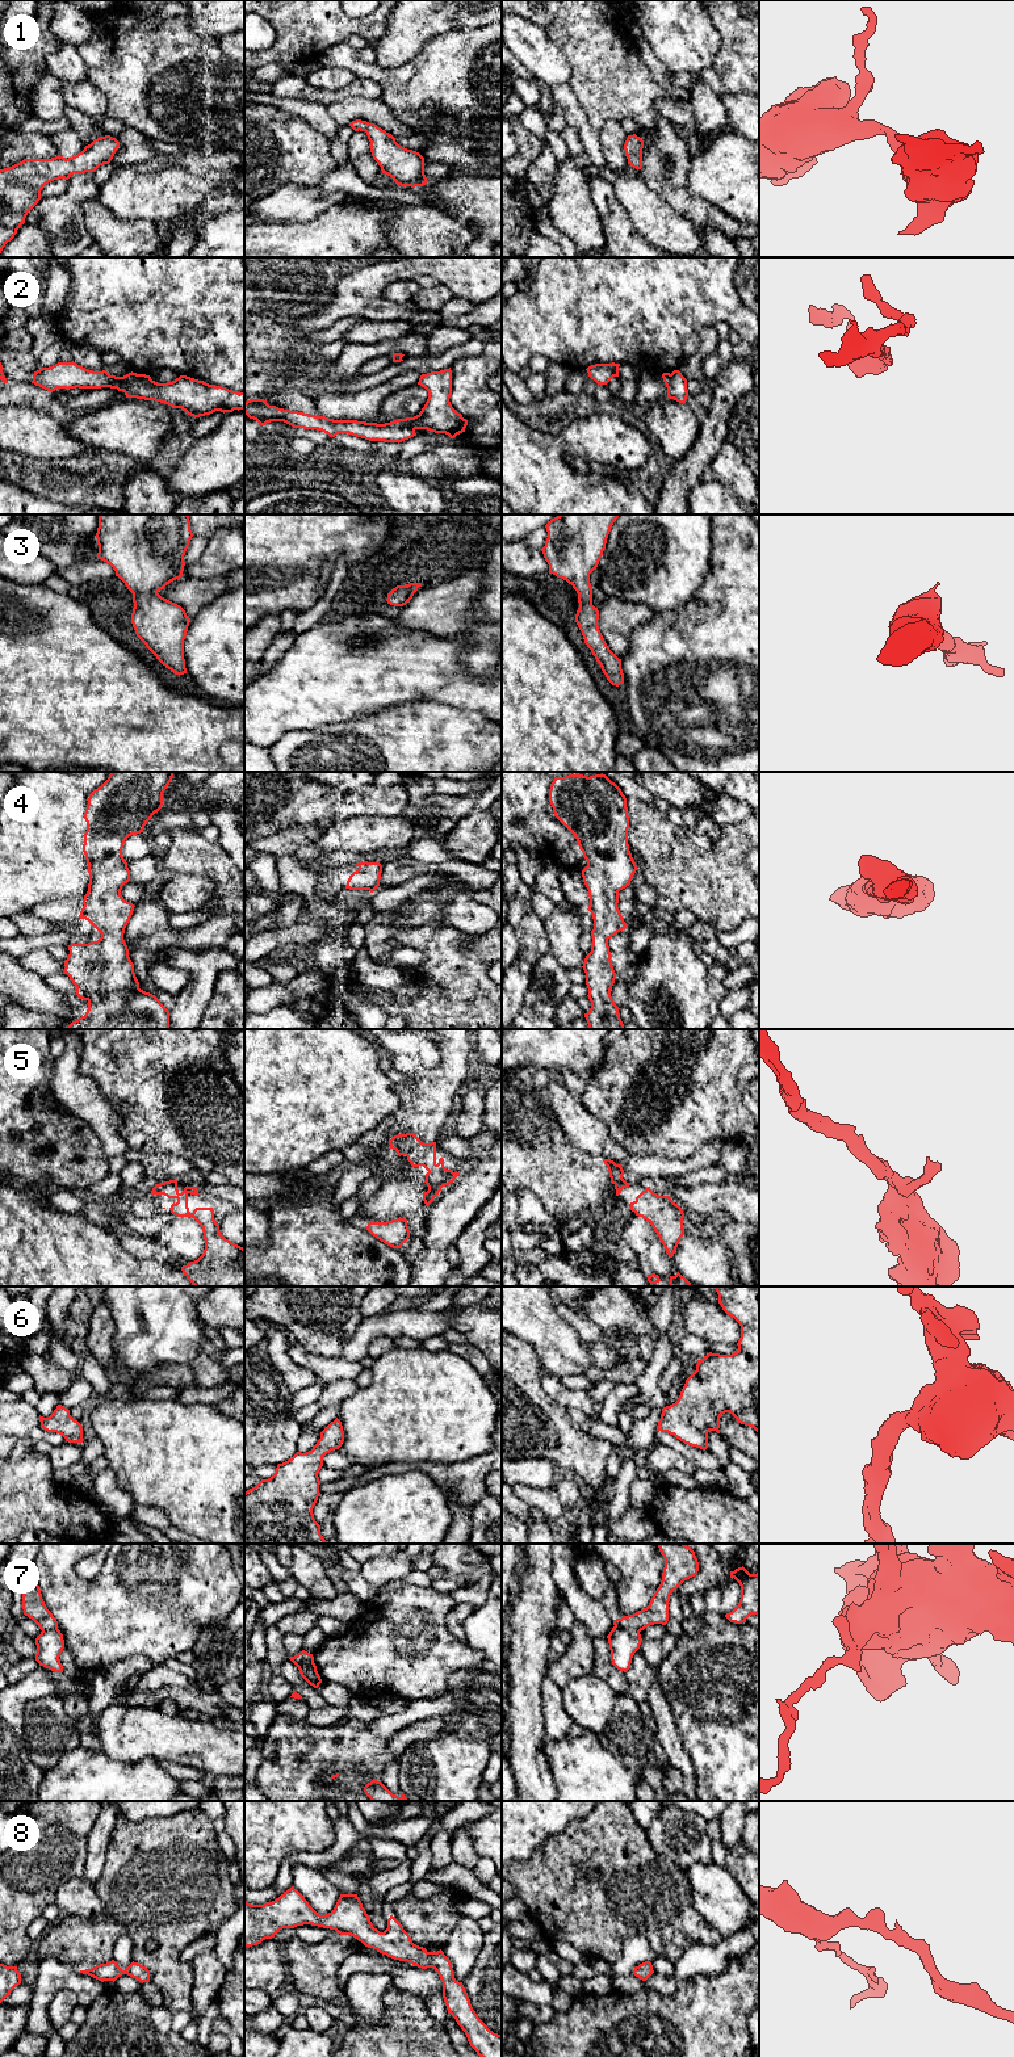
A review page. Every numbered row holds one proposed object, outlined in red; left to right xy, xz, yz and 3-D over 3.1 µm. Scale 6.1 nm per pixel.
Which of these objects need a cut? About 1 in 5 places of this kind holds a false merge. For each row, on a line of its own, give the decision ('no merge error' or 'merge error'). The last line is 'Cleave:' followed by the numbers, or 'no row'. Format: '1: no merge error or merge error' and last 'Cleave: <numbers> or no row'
1: no merge error
2: no merge error
3: no merge error
4: no merge error
5: no merge error
6: no merge error
7: merge error
8: no merge error
Cleave: 7

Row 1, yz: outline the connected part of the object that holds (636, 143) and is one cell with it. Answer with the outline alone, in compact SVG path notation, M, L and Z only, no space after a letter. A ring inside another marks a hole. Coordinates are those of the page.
M636 134L628 135L624 150L628 159L628 164L630 164L636 169L642 168L642 148L644 140Z

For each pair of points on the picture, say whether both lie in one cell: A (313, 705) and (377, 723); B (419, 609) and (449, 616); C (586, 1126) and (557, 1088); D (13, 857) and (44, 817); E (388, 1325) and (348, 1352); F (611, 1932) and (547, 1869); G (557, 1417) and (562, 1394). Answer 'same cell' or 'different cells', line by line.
A: different cells
B: same cell
C: same cell
D: same cell
E: same cell
F: same cell
G: different cells

